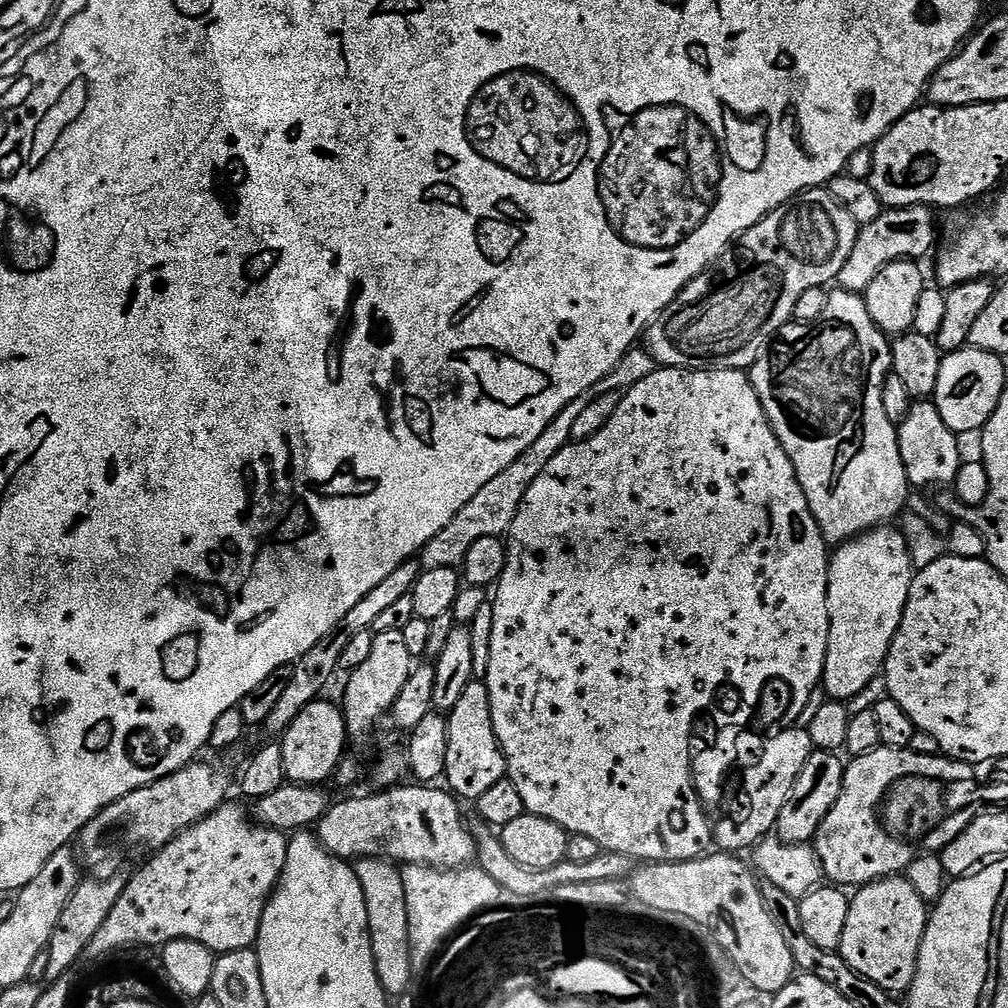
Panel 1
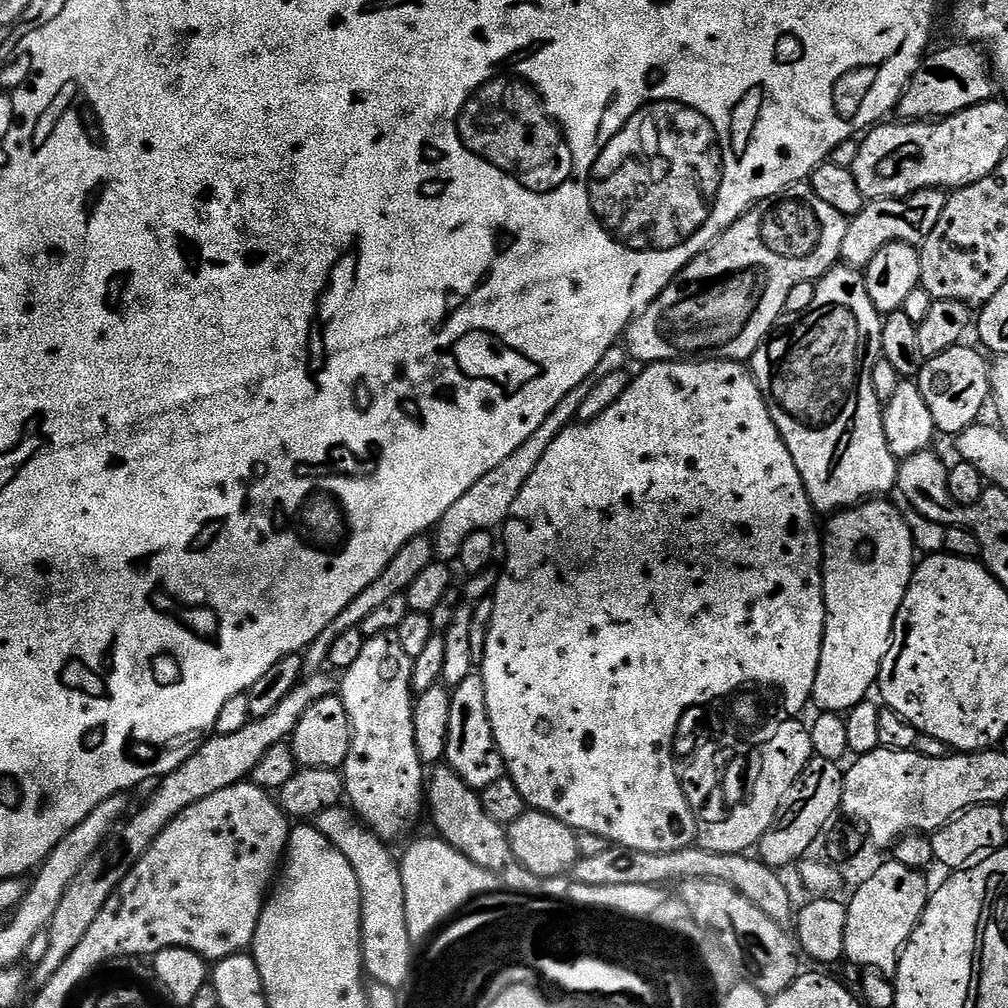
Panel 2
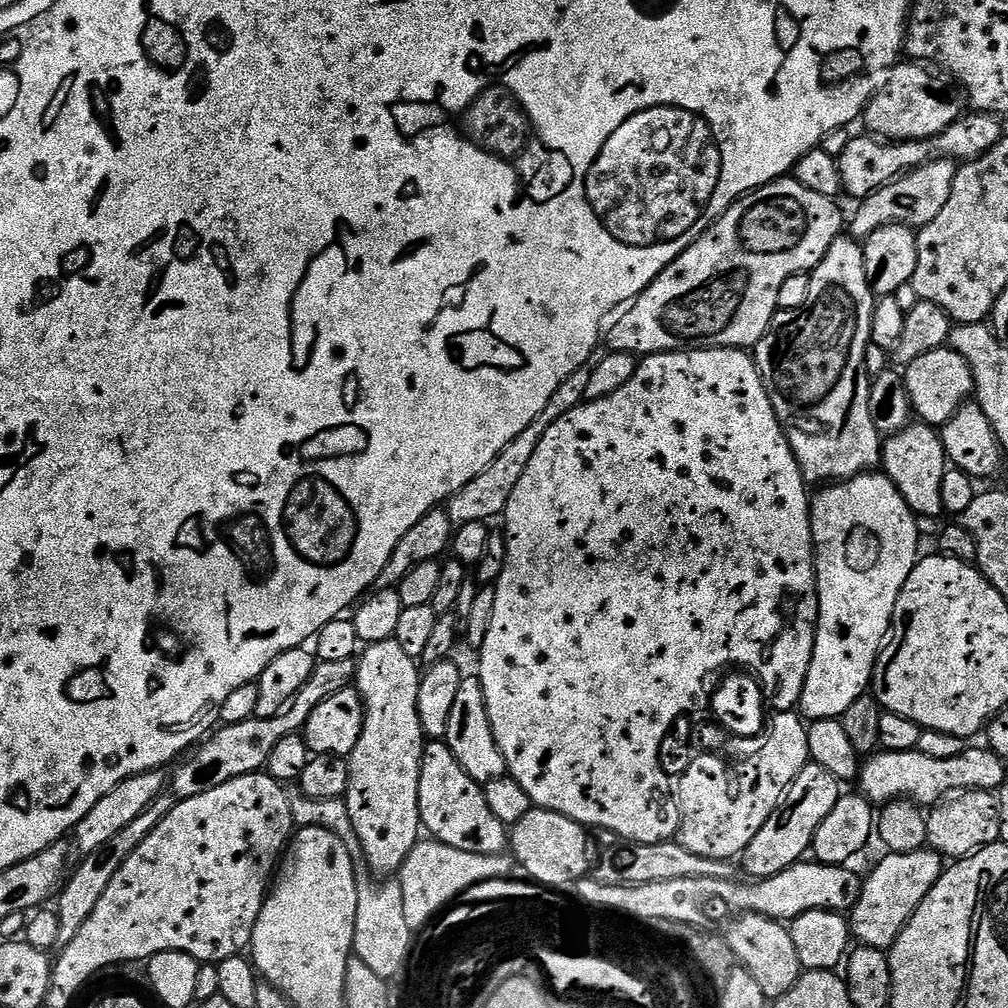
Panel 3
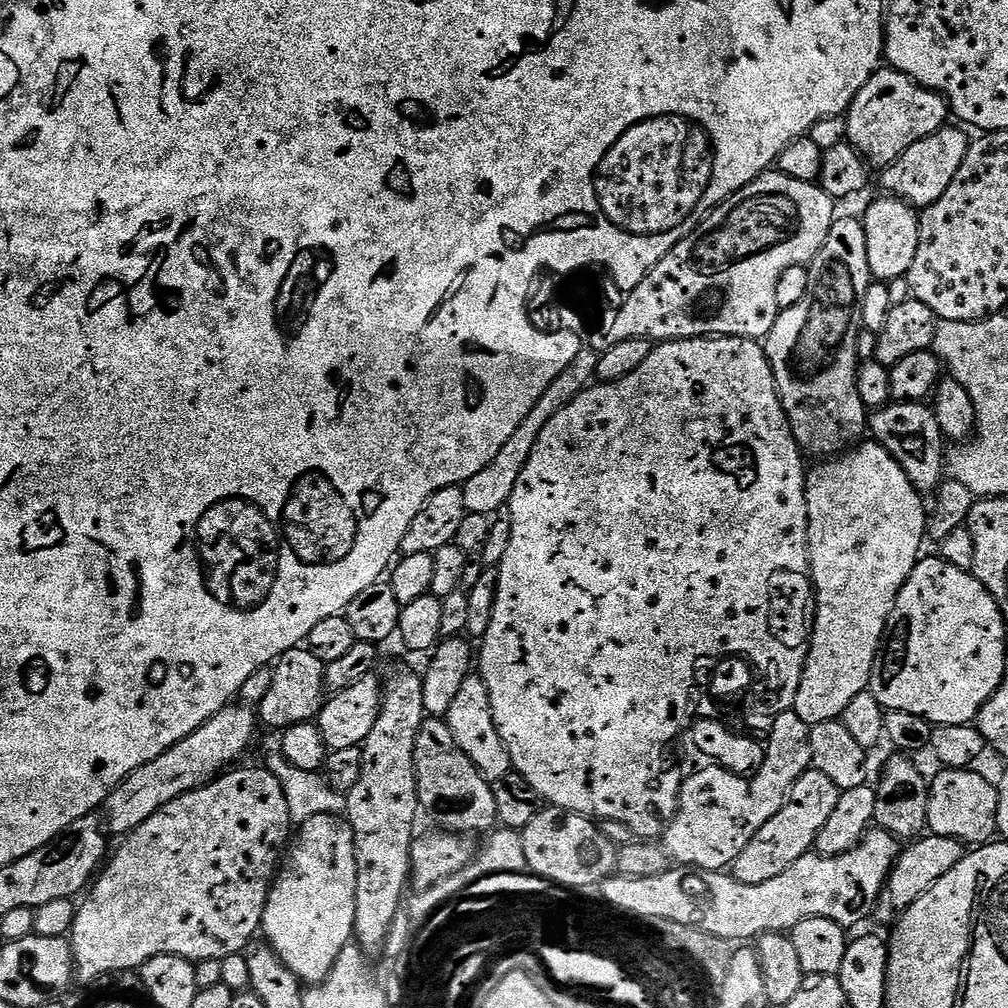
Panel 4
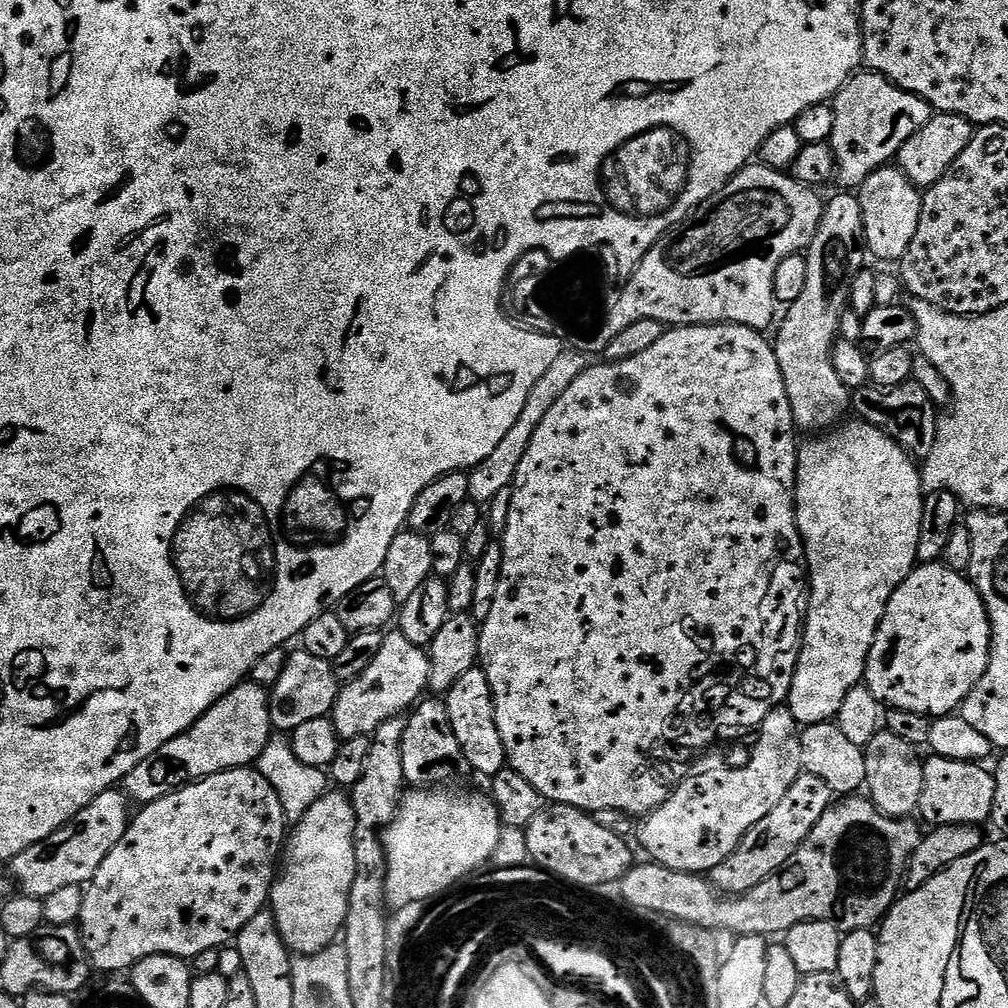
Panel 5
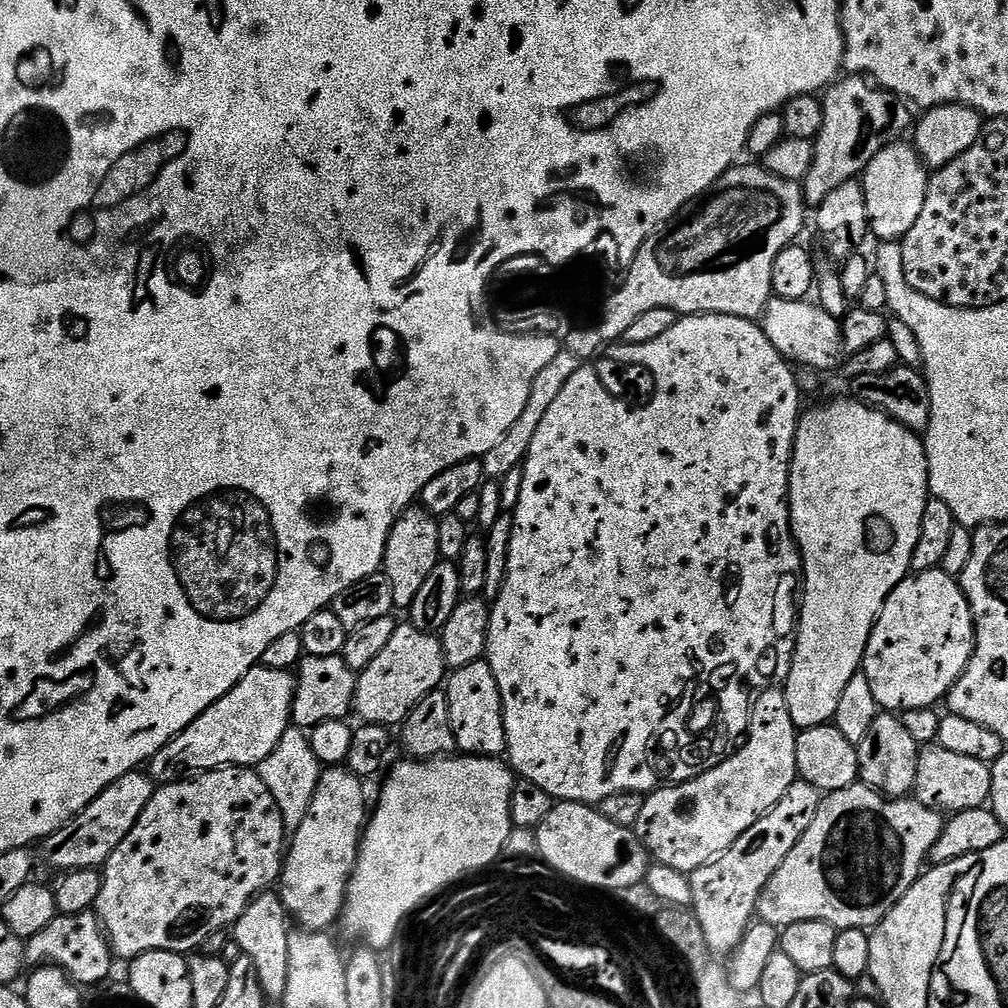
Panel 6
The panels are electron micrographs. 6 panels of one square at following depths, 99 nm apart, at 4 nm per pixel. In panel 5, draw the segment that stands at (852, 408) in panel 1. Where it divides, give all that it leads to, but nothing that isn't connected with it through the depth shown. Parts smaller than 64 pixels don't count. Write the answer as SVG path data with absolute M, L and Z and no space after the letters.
M844 194L836 196L825 203L824 213L816 231L816 237L806 249L808 265L806 266L806 287L798 302L787 305L788 312L779 321L780 333L774 336L774 347L778 366L782 370L782 378L786 382L786 394L790 398L790 410L794 414L797 429L808 431L808 434L820 434L825 430L832 430L845 419L844 415L850 412L850 389L844 379L838 374L834 364L832 351L836 349L836 341L840 335L840 319L849 307L852 294L852 283L858 274L865 271L864 256L866 245L864 243L864 223L862 222L862 206L859 195Z

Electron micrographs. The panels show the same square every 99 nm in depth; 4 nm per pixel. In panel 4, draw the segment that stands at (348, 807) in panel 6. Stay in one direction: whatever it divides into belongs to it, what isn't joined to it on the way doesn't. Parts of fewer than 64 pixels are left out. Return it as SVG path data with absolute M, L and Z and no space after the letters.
M318 814L299 825L268 889L263 939L299 980L308 986L318 985L353 939L355 913L356 843L352 827L343 815Z

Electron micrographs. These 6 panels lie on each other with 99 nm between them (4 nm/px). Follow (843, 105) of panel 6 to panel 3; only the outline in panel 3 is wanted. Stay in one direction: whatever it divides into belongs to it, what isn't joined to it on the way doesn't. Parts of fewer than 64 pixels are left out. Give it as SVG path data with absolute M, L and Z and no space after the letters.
M897 63L889 72L886 83L872 95L864 110L862 124L868 127L865 129L871 135L888 142L931 140L965 115L966 93L955 80L939 71L929 70L923 63L904 63Z

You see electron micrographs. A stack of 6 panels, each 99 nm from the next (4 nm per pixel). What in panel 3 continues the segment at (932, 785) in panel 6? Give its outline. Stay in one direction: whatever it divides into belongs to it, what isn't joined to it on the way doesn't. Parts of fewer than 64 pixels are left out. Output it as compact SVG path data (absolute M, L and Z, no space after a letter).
M969 790L935 805L926 816L927 847L949 861L965 860L1000 840L1000 802L991 791Z

